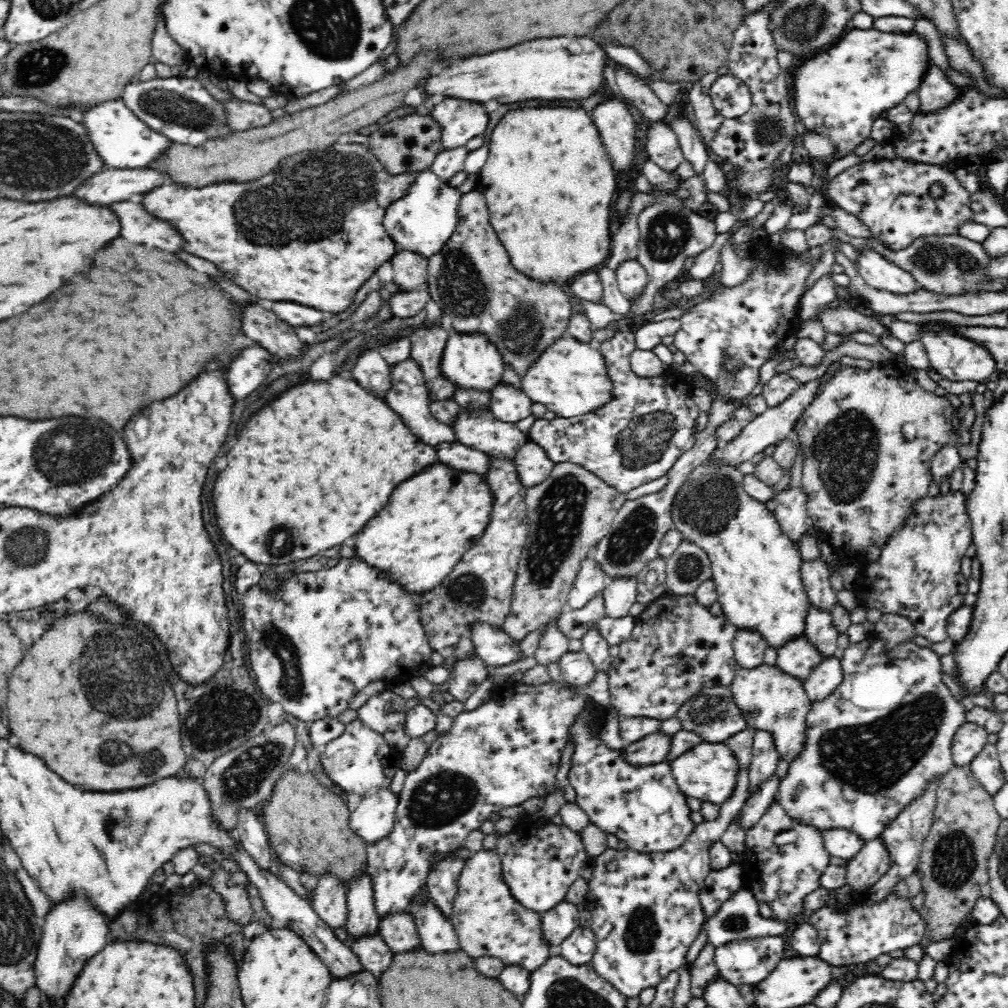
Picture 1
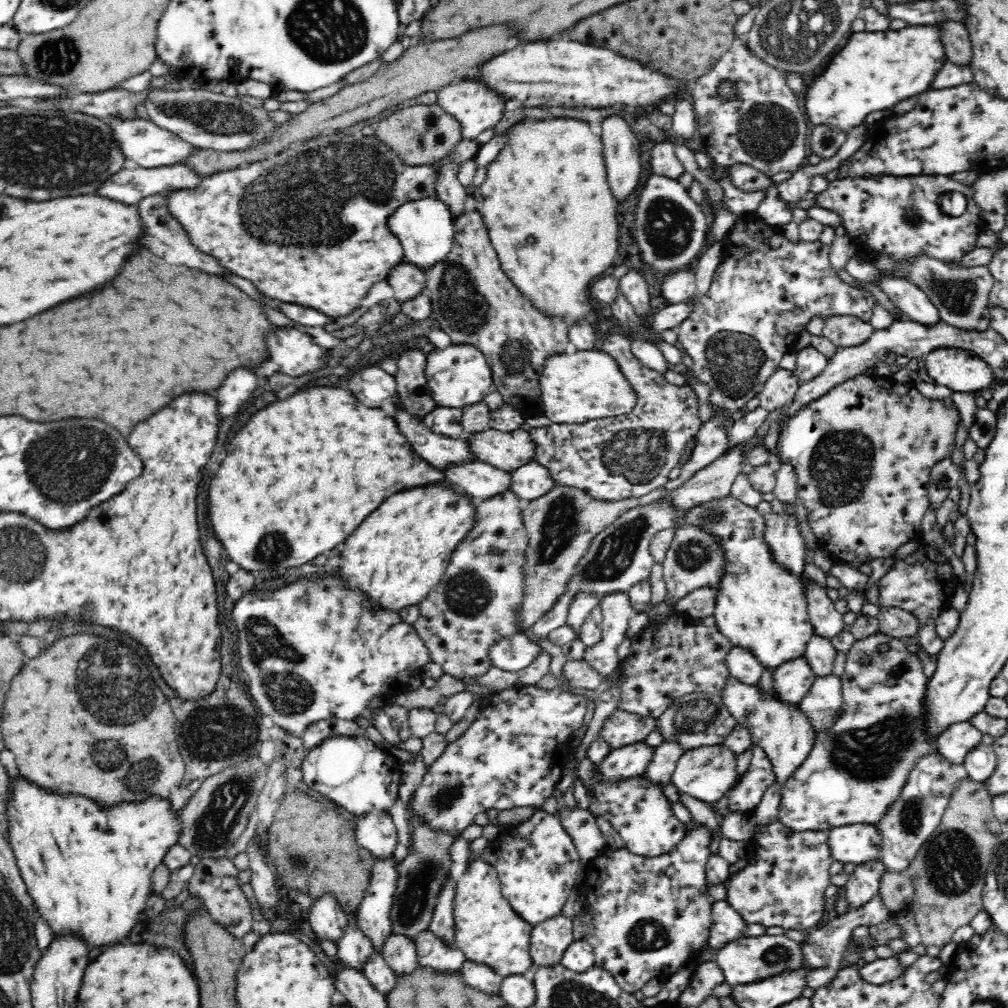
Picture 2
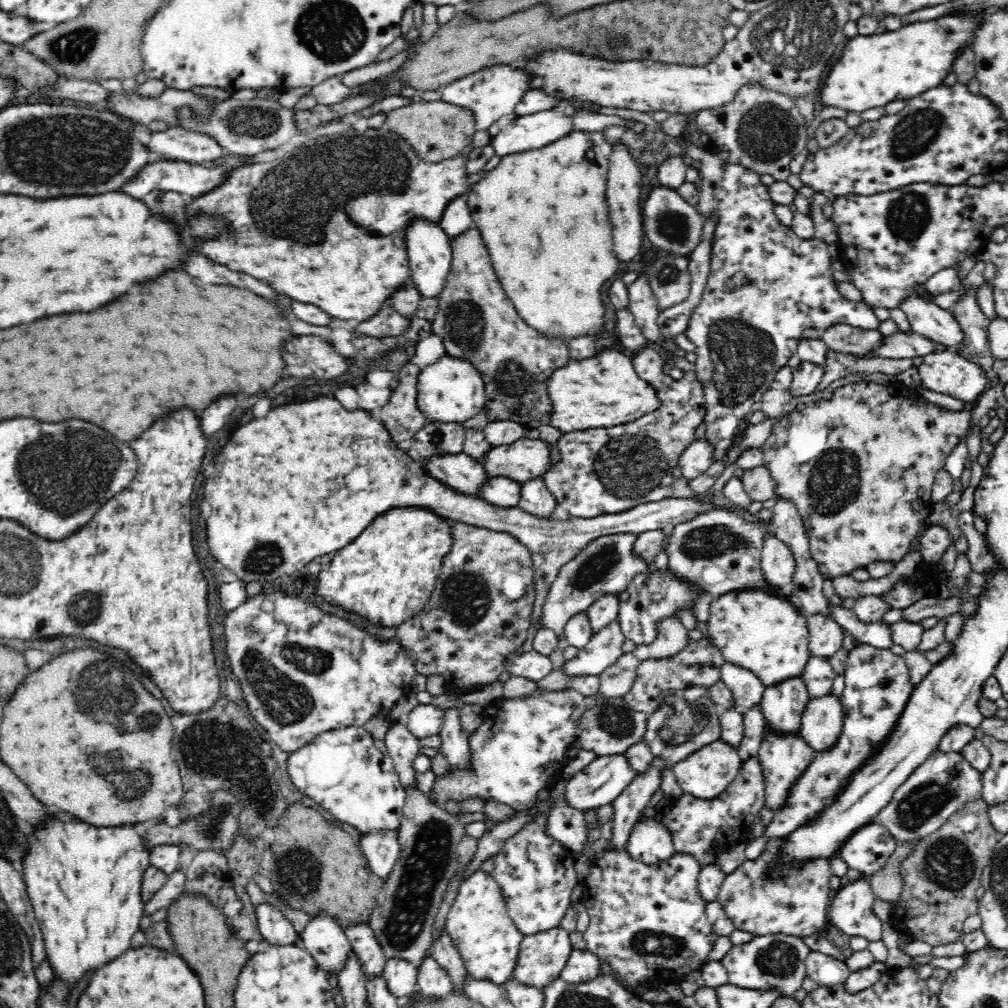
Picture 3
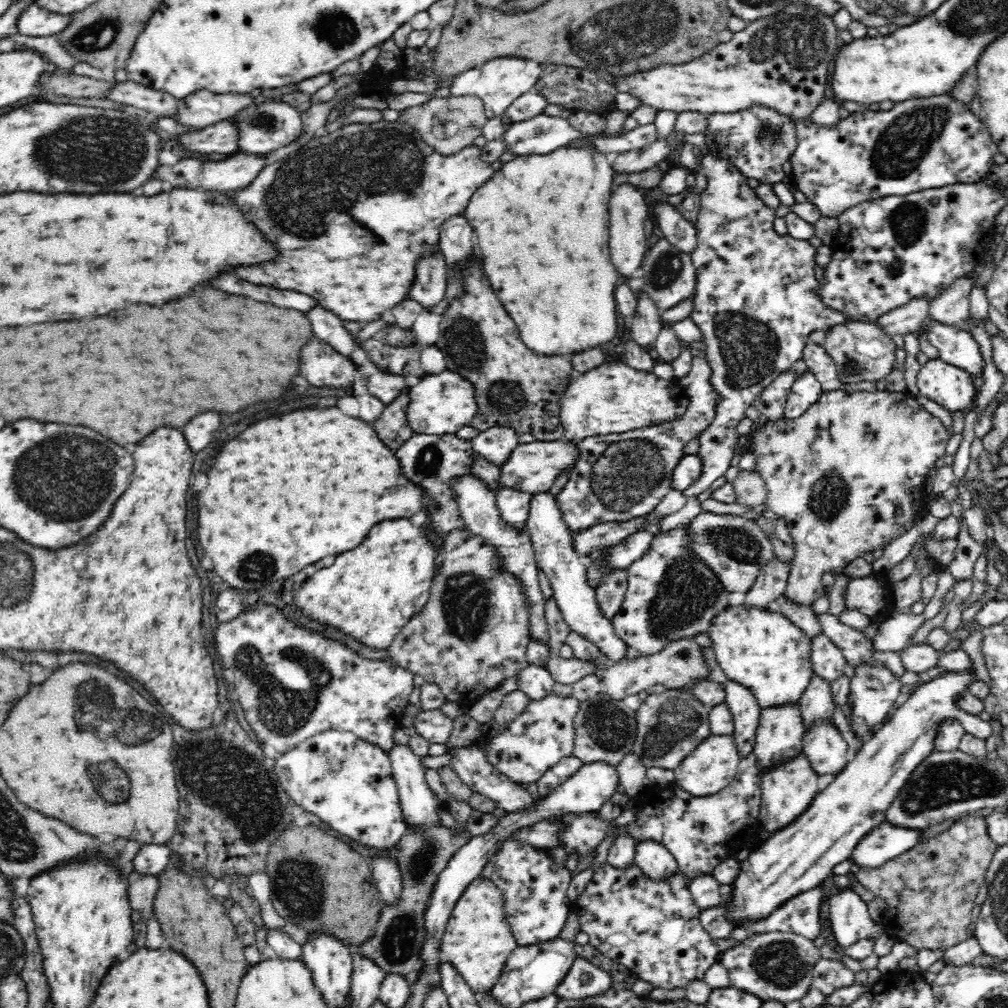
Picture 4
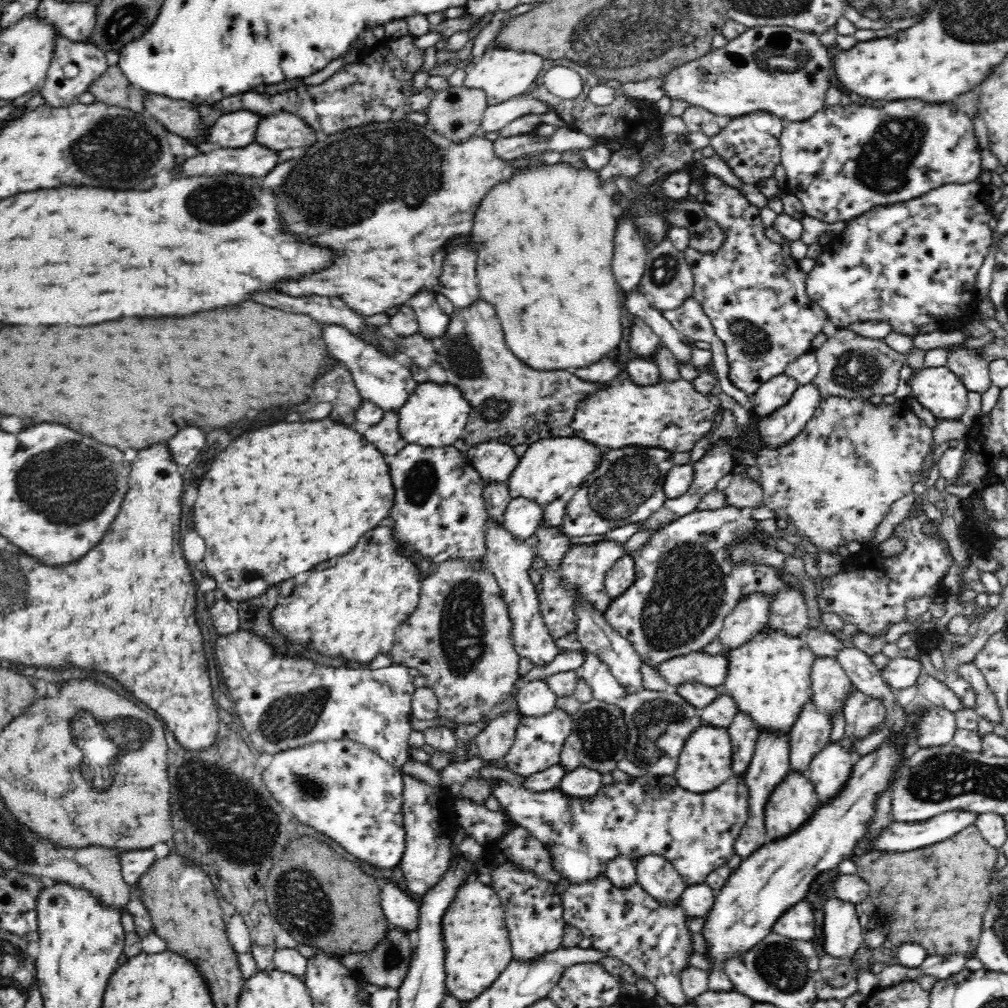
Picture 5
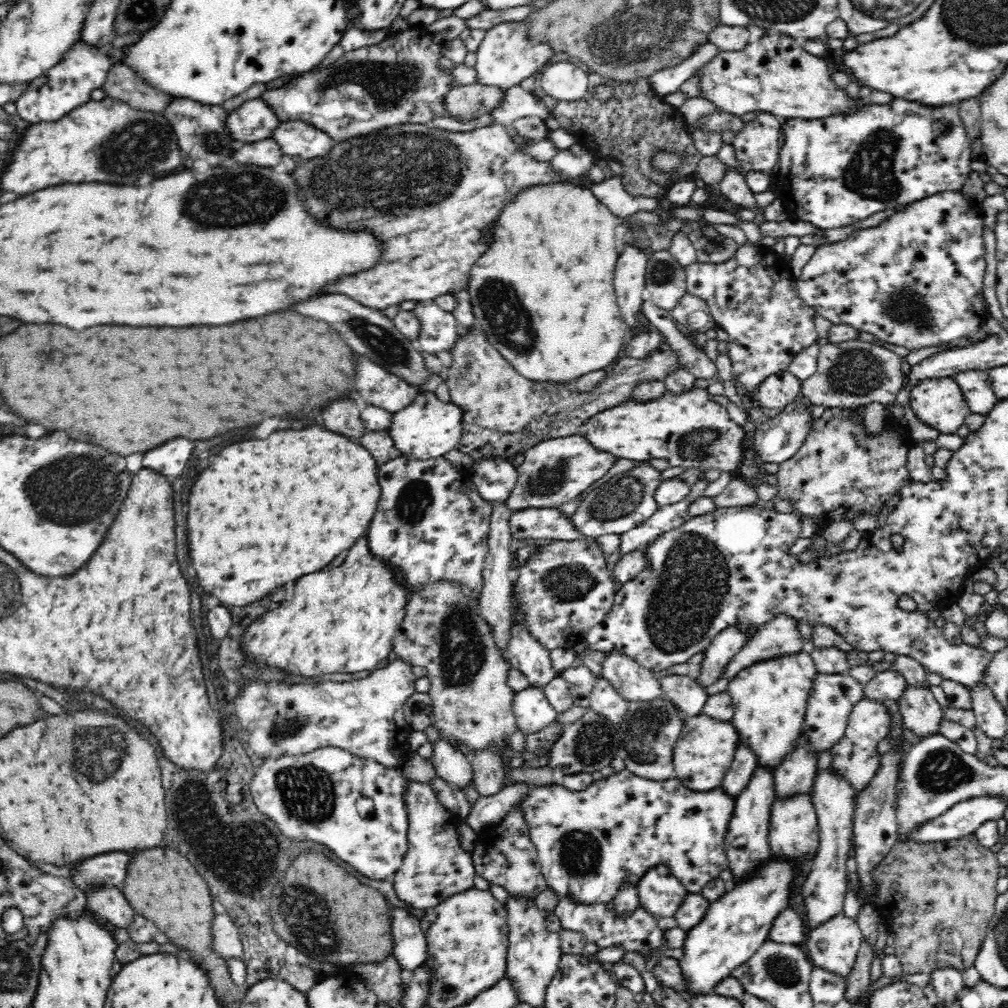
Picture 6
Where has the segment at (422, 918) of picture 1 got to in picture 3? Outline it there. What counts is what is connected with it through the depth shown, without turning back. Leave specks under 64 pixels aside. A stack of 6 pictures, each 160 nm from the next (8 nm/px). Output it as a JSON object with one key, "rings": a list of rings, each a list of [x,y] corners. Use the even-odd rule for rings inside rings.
{"rings":[[[426,957],[419,964],[416,991],[426,1001],[435,1001],[452,993],[452,983],[448,973],[436,963],[434,957]]]}

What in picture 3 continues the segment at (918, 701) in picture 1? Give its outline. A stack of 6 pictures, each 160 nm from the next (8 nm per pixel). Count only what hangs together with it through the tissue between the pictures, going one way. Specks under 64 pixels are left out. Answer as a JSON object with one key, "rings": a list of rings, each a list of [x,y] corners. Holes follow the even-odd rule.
{"rings":[[[862,643],[854,647],[846,659],[845,688],[842,694],[841,704],[844,709],[844,723],[840,740],[833,746],[833,749],[815,753],[810,766],[804,774],[795,782],[792,794],[788,798],[788,804],[773,814],[772,822],[764,828],[764,832],[758,838],[749,838],[745,843],[745,855],[747,859],[757,859],[766,848],[767,842],[788,836],[790,832],[800,828],[800,826],[814,820],[820,811],[835,802],[840,792],[846,787],[846,780],[854,770],[860,768],[880,746],[887,740],[891,731],[897,726],[902,715],[902,710],[906,708],[910,696],[913,694],[915,686],[910,684],[908,668],[904,664],[903,658],[894,656],[890,649],[878,649],[871,645]]]}

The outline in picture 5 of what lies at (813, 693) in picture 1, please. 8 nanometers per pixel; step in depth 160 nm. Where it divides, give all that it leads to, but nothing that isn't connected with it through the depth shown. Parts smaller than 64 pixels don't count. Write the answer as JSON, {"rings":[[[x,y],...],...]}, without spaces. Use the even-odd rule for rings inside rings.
{"rings":[[[838,742],[829,743],[814,755],[807,777],[818,794],[820,807],[834,802],[834,798],[846,788],[854,765],[855,757]]]}

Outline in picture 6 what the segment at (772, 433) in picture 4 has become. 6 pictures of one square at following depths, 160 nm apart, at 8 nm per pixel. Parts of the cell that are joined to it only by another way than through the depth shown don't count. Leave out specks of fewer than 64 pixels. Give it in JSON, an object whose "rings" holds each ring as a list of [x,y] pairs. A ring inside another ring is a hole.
{"rings":[[[827,408],[820,418],[813,420],[804,444],[798,452],[779,464],[777,496],[791,502],[797,514],[812,516],[822,530],[828,523],[839,518],[852,521],[864,512],[880,514],[886,501],[911,480],[906,462],[907,453],[915,444],[907,427],[903,427],[899,422],[887,420],[886,429],[880,436],[868,437],[864,433],[864,425],[854,425],[848,414],[850,409]],[[784,615],[775,616],[770,622],[763,624],[741,646],[724,670],[722,677],[733,678],[742,670],[766,662],[766,659],[782,658],[800,654],[803,640],[794,619]]]}

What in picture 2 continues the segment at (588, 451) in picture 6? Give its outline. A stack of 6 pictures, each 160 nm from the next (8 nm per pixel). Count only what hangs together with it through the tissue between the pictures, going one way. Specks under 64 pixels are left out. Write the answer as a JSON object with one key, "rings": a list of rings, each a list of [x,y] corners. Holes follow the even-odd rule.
{"rings":[[[488,428],[472,435],[468,443],[476,459],[510,474],[535,460],[536,444],[530,433],[521,428],[512,432]]]}

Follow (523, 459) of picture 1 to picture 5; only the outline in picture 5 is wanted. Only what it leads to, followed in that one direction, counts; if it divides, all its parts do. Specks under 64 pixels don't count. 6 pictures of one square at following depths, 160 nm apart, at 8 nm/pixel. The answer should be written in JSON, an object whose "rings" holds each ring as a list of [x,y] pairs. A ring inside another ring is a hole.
{"rings":[[[540,523],[533,534],[532,542],[534,542],[535,553],[540,554],[546,560],[547,566],[560,564],[564,552],[573,546],[568,535],[558,533],[556,527],[546,526],[544,523]],[[582,603],[577,606],[575,611],[578,619],[578,640],[582,643],[584,650],[594,654],[603,664],[608,666],[610,673],[625,689],[626,694],[642,692],[644,690],[641,673],[643,660],[640,659],[640,656],[636,653],[636,649],[632,646],[632,643],[630,643],[628,639],[622,637],[618,631],[612,629],[612,627],[606,623],[604,614],[594,609],[592,605]]]}

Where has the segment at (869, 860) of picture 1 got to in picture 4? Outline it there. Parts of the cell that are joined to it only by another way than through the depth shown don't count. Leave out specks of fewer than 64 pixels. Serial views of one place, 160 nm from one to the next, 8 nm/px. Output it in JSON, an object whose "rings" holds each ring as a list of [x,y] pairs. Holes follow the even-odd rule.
{"rings":[[[852,889],[834,891],[828,903],[830,926],[839,948],[848,948],[866,938],[879,937],[881,925],[868,915],[867,903]]]}

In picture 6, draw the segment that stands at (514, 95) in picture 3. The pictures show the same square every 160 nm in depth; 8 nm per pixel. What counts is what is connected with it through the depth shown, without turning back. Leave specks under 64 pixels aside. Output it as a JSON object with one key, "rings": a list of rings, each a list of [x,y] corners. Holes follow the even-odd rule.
{"rings":[[[525,20],[498,22],[487,30],[476,52],[477,82],[508,90],[534,72],[541,71],[556,52],[549,42],[537,42],[527,34]]]}

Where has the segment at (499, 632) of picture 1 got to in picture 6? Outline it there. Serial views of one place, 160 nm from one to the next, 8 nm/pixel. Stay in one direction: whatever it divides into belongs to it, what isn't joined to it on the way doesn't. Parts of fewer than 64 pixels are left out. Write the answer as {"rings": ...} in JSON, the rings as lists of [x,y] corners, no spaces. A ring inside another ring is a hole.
{"rings":[[[530,687],[515,694],[512,710],[517,720],[517,729],[524,736],[552,726],[558,714],[541,689]]]}

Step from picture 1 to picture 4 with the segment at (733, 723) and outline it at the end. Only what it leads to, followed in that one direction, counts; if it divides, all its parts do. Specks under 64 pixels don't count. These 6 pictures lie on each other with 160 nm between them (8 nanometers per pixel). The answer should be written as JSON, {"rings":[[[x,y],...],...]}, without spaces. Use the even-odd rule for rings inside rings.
{"rings":[[[687,690],[648,694],[640,707],[634,712],[637,723],[637,734],[634,736],[632,753],[642,761],[646,768],[658,767],[668,770],[678,768],[678,765],[698,742],[704,741],[711,731],[708,712],[712,706],[701,704]]]}

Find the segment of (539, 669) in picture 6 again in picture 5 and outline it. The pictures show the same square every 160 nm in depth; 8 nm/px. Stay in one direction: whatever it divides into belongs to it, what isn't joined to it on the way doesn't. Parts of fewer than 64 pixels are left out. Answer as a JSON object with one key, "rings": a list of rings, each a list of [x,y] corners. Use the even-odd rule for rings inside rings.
{"rings":[[[496,521],[487,522],[486,531],[485,564],[487,570],[492,573],[500,587],[500,595],[508,607],[508,617],[512,621],[510,626],[510,641],[512,649],[519,658],[528,658],[533,667],[544,668],[560,653],[556,647],[552,635],[548,633],[548,627],[544,626],[544,617],[540,613],[540,605],[536,598],[536,589],[528,577],[528,570],[532,566],[532,558],[535,556],[535,547],[531,541],[514,538],[510,531]]]}

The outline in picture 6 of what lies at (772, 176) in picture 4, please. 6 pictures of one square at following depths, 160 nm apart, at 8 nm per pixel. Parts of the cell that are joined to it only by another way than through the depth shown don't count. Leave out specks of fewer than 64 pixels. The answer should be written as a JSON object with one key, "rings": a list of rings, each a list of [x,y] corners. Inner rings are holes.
{"rings":[[[757,113],[756,118],[748,121],[734,137],[731,145],[737,160],[743,162],[742,175],[750,170],[770,171],[776,166],[781,125],[772,113]]]}

